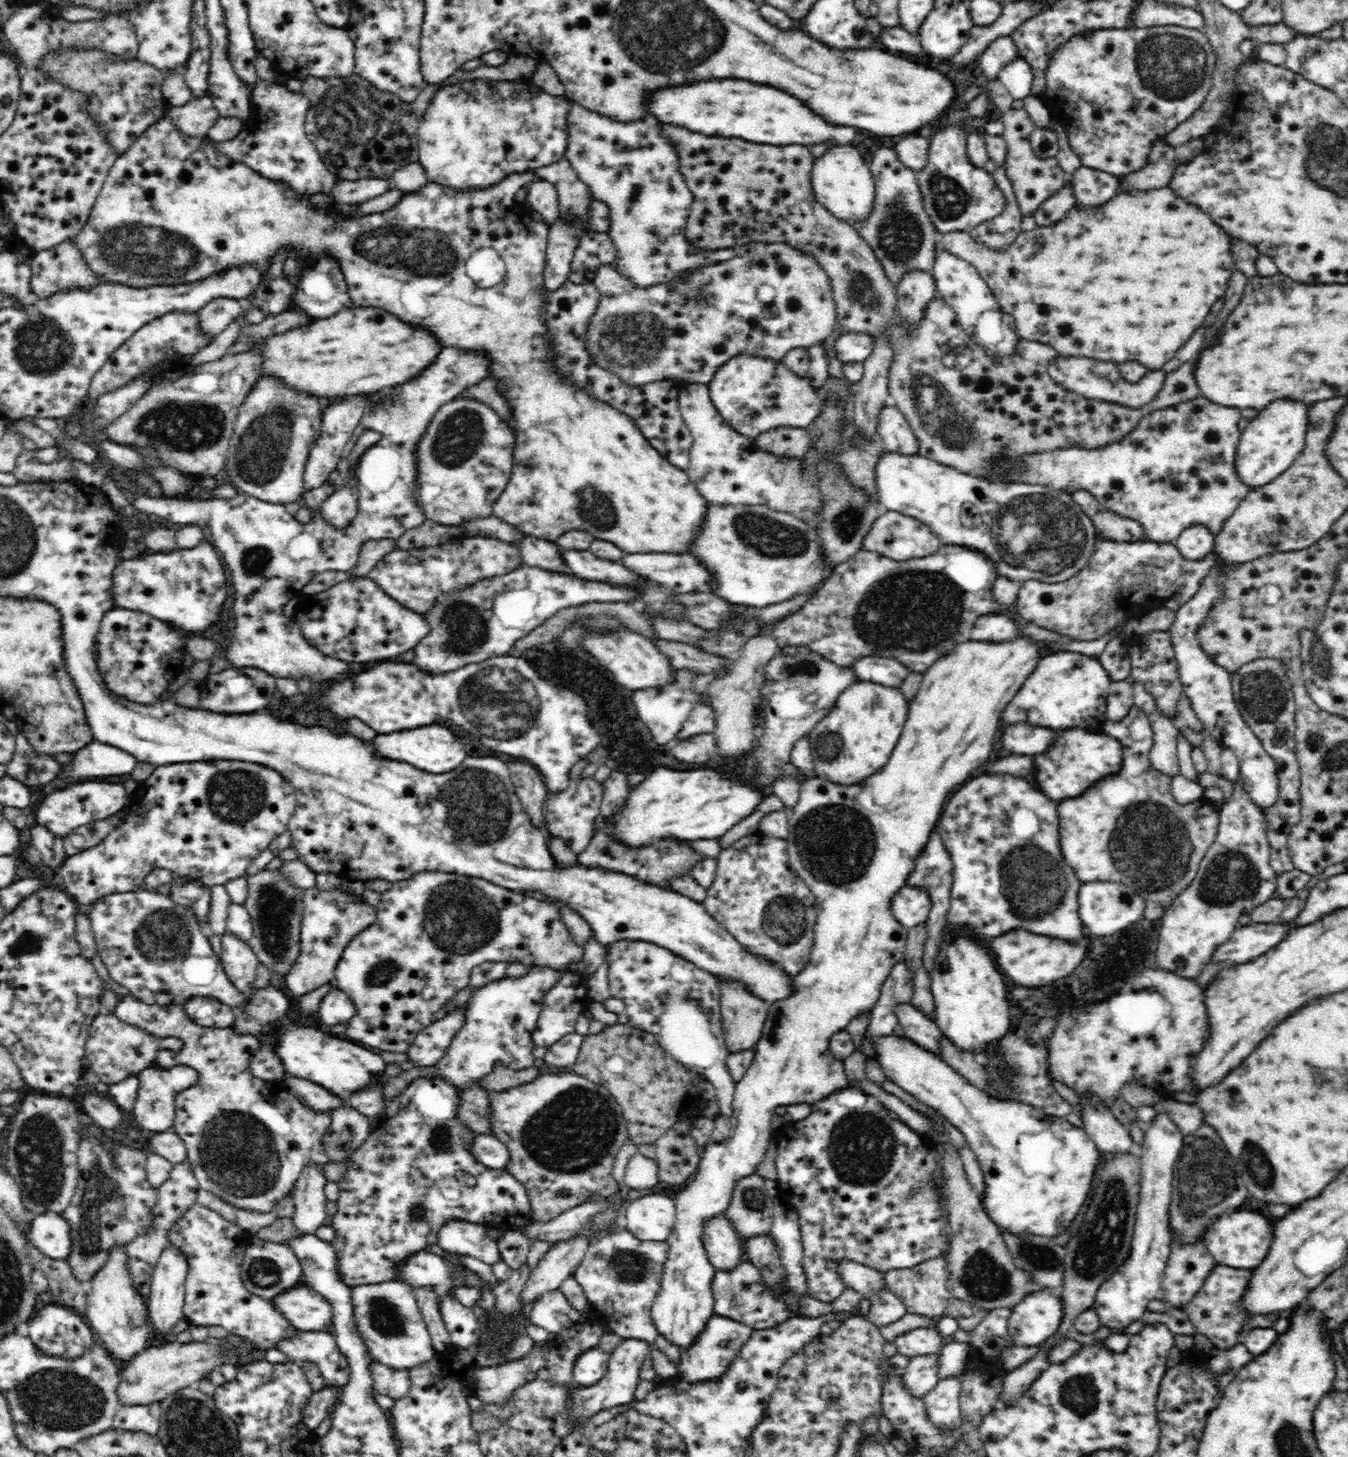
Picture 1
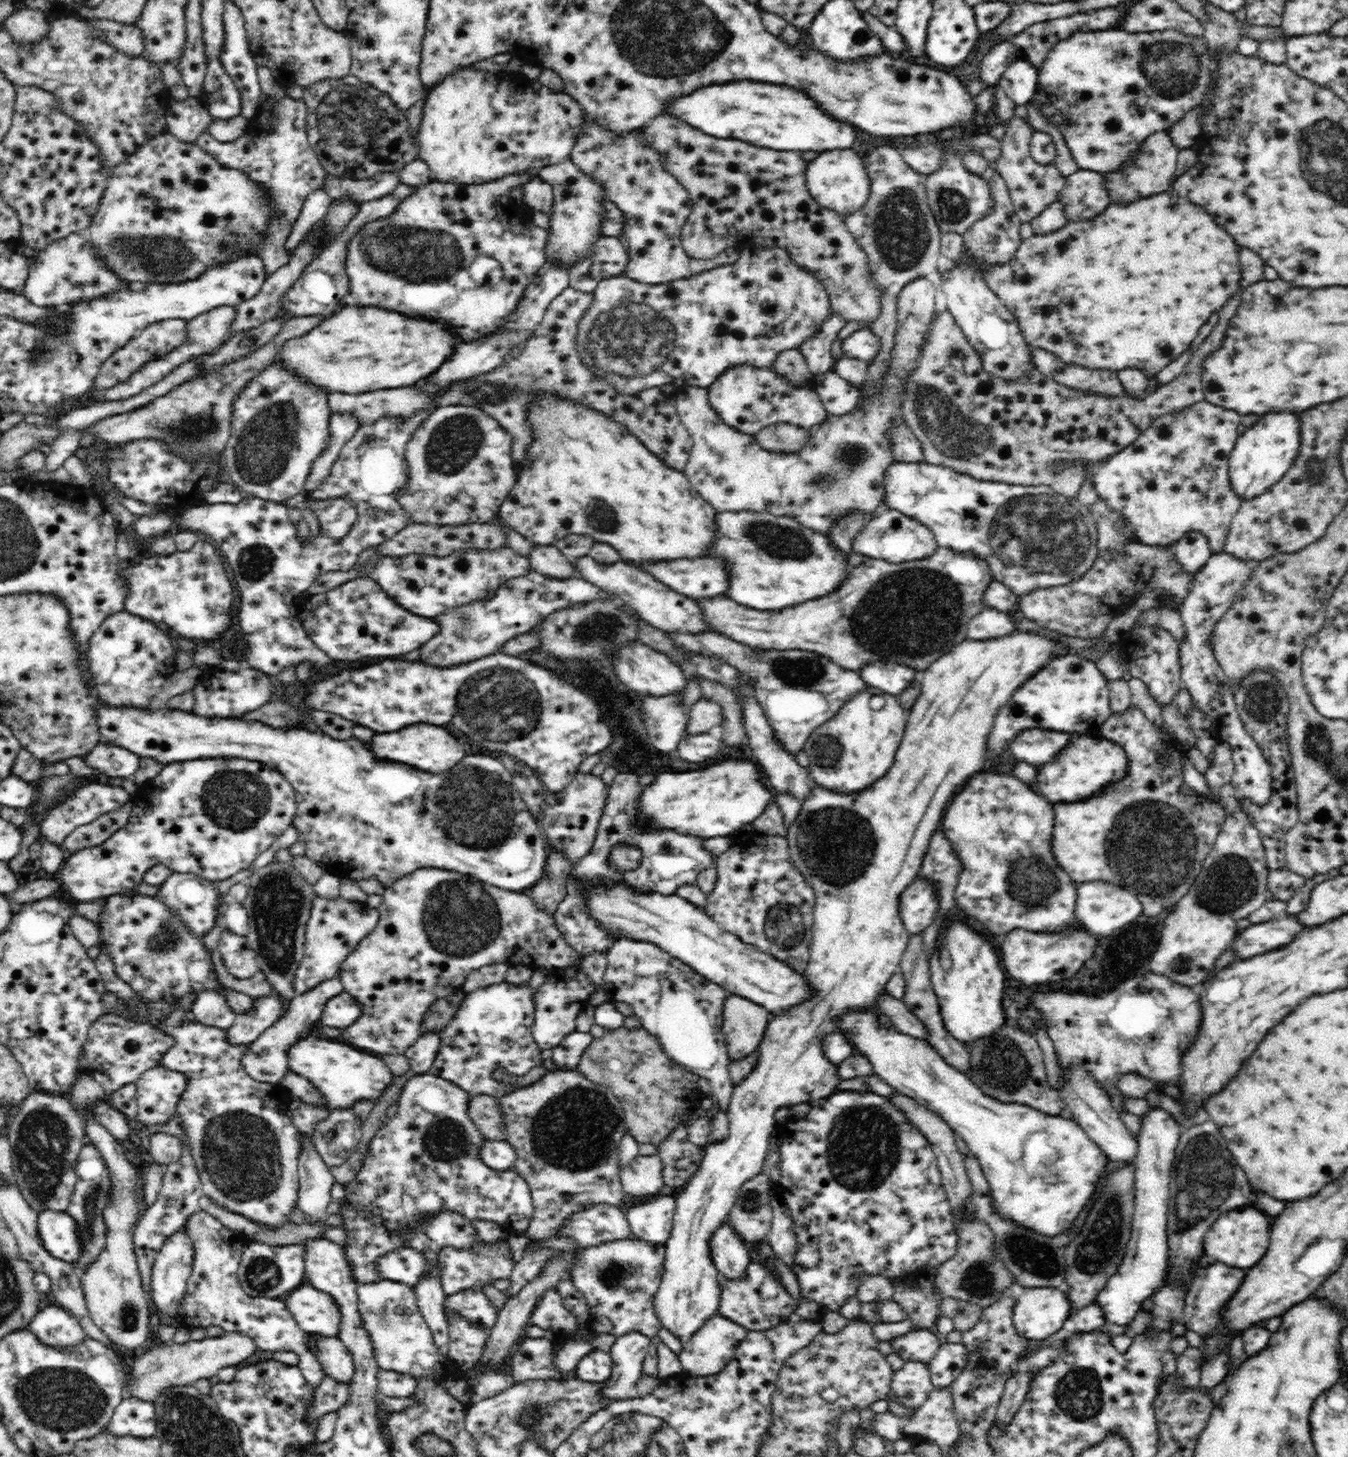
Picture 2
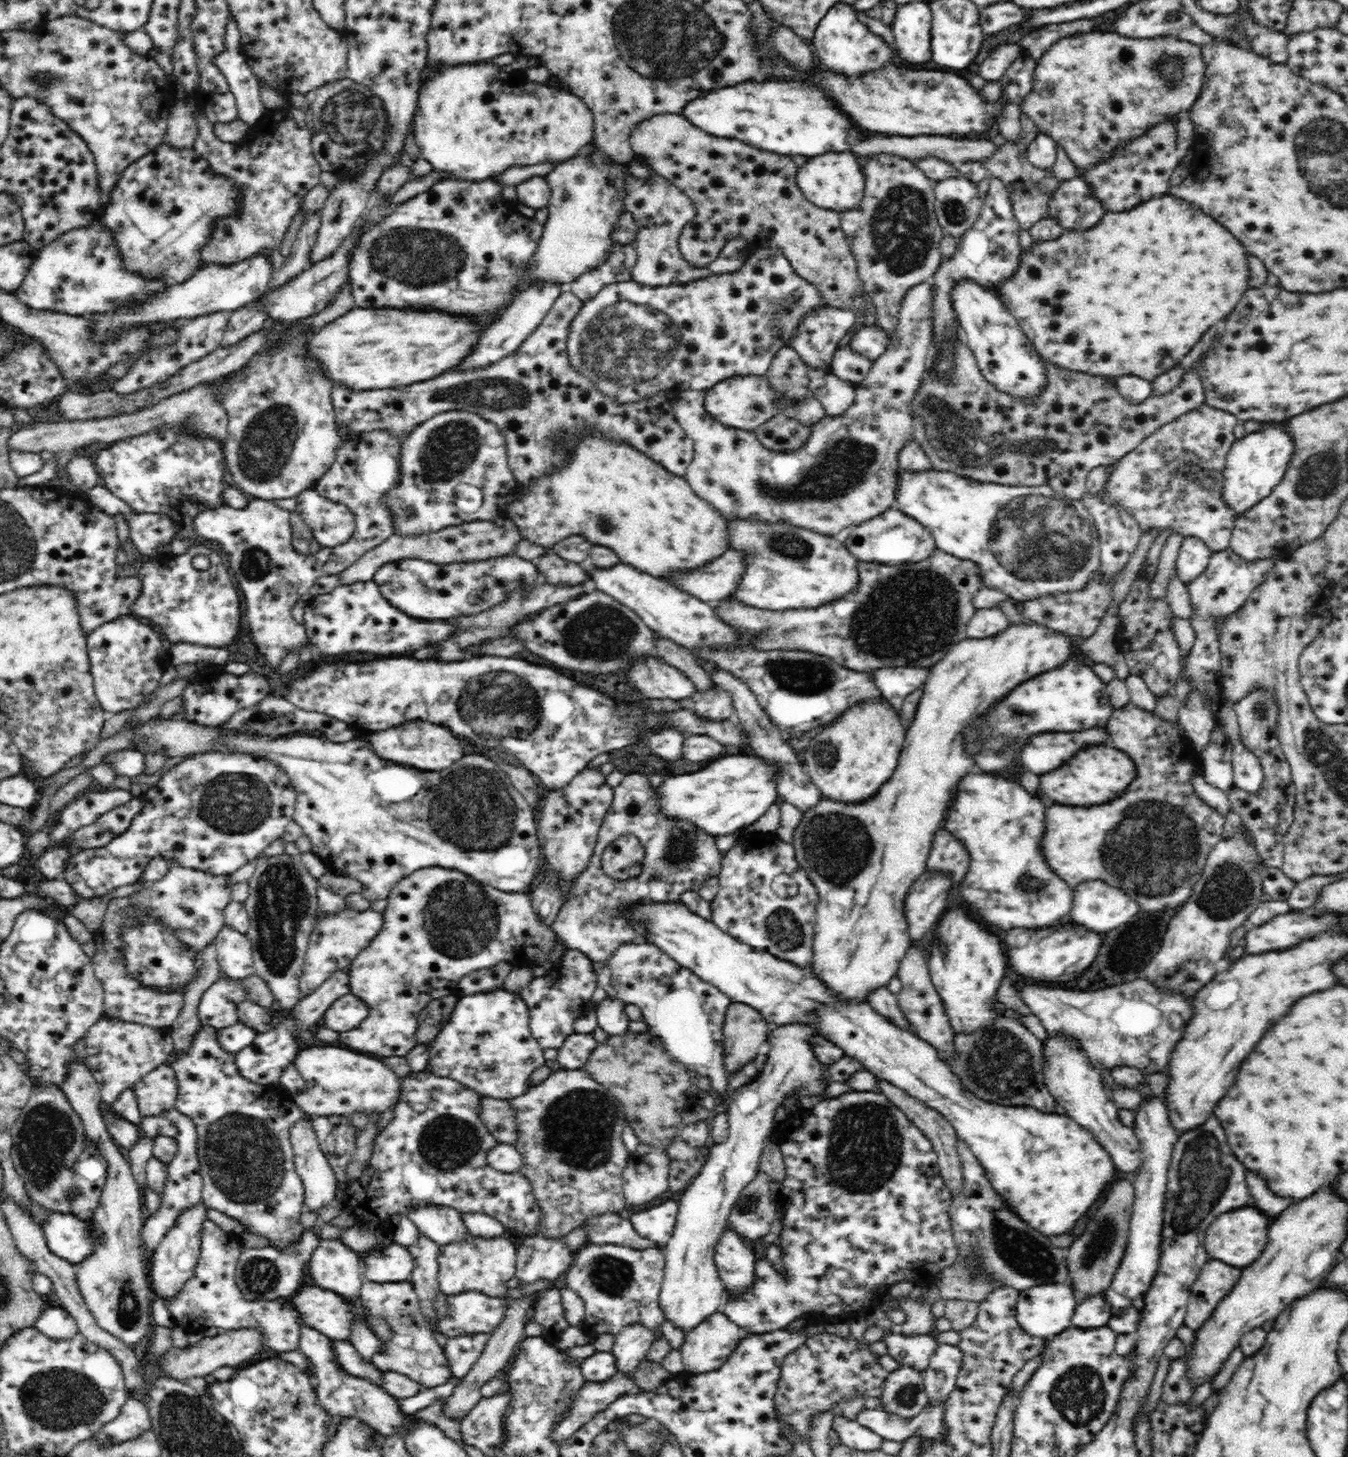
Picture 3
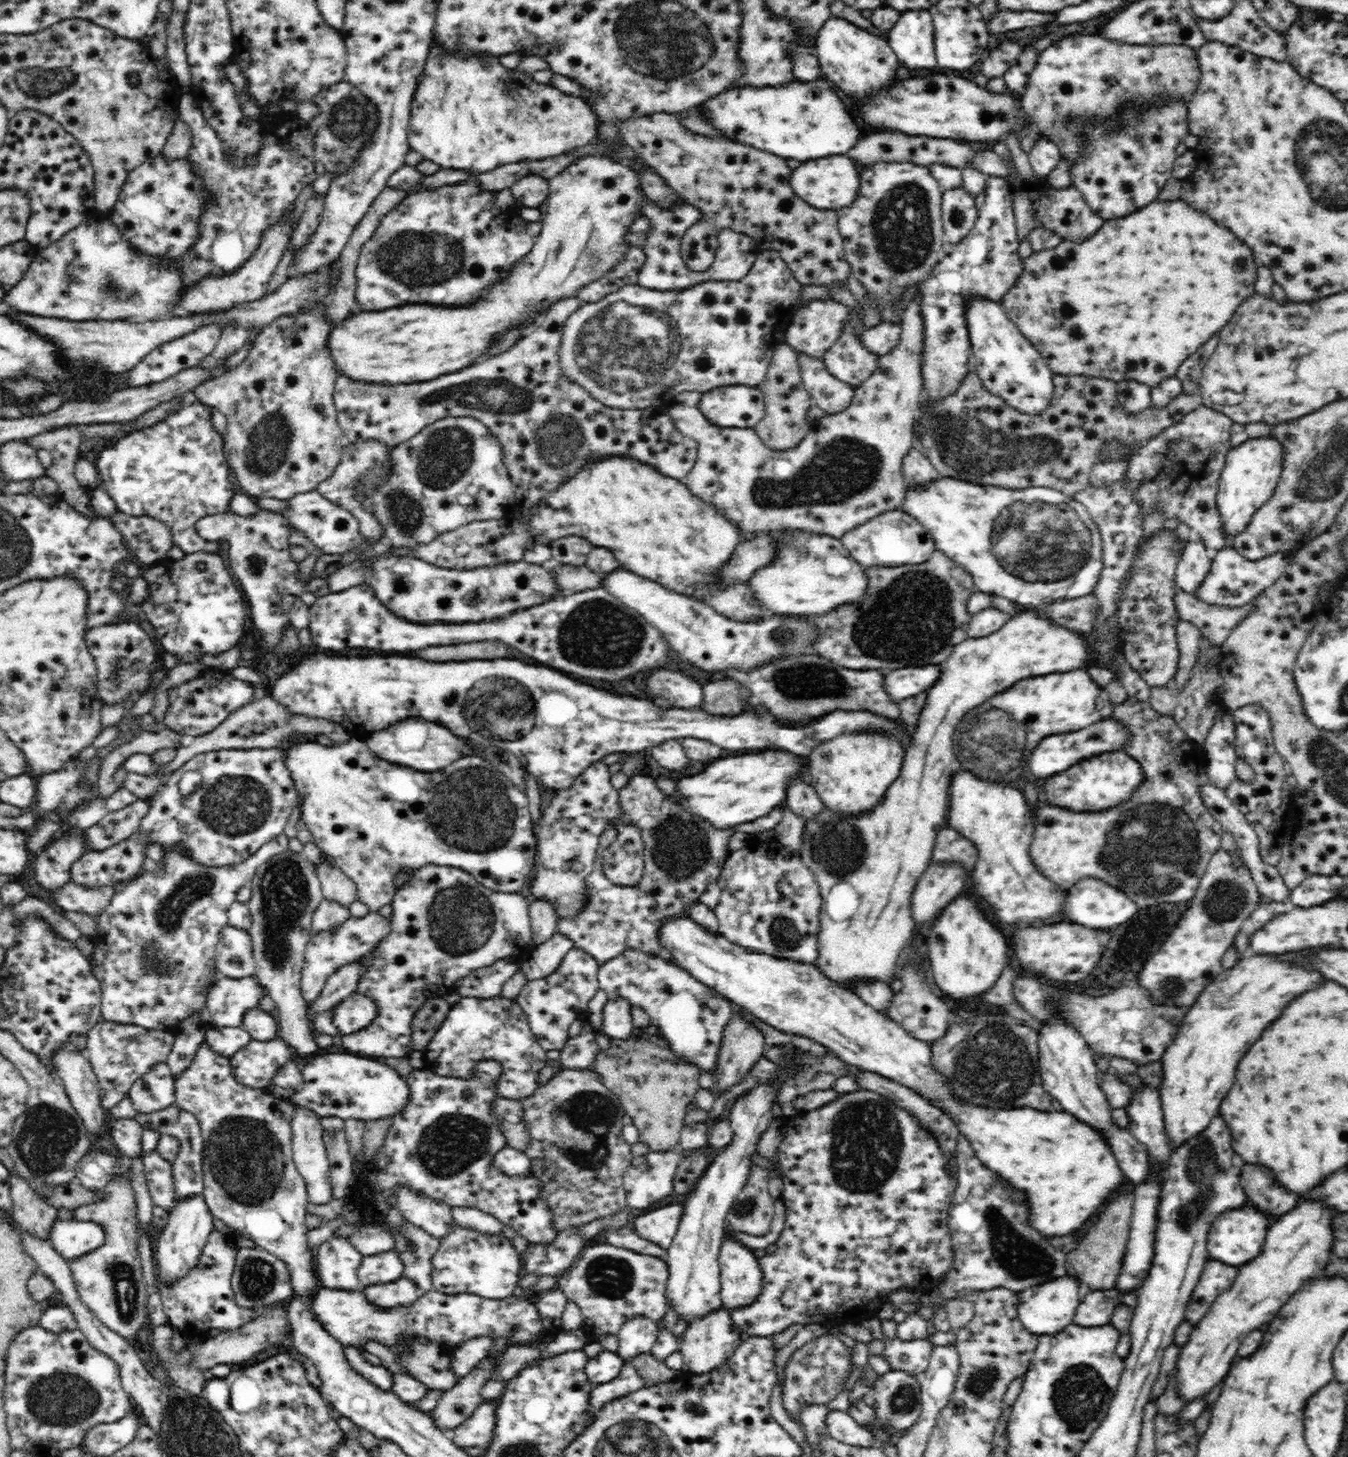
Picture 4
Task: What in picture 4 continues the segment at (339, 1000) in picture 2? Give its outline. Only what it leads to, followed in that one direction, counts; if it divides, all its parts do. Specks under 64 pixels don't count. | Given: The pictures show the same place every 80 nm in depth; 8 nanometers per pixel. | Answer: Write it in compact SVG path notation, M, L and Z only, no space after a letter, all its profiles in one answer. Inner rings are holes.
M356 992L333 1008L333 1021L340 1035L347 1035L368 1026L376 1013L375 1002Z

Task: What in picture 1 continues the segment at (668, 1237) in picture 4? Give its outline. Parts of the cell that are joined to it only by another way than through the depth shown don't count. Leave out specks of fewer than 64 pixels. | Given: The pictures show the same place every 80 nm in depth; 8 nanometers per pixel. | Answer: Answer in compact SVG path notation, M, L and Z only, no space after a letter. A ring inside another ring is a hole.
M651 1194L624 1206L624 1227L643 1241L664 1242L675 1222L675 1199Z

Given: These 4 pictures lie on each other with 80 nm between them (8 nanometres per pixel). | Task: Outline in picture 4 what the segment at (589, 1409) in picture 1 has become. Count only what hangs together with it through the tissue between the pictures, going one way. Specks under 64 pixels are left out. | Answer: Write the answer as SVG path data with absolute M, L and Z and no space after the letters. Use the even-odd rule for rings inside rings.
M647 1317L630 1318L630 1321L627 1321L617 1333L617 1337L619 1338L617 1353L619 1357L623 1358L624 1364L627 1364L627 1362L625 1362L626 1358L630 1360L632 1356L638 1356L638 1354L644 1354L644 1352L651 1352L661 1327L662 1323L651 1321L651 1319Z

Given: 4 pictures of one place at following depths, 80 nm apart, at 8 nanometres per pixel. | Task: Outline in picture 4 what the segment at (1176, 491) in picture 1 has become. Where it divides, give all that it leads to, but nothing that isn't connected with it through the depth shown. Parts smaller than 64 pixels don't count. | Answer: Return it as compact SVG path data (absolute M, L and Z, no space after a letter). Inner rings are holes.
M1201 404L1186 414L1185 418L1182 418L1182 422L1167 427L1162 433L1139 446L1137 451L1128 458L1127 470L1124 473L1128 480L1132 480L1132 484L1140 486L1135 500L1137 504L1142 502L1144 514L1148 514L1148 502L1150 502L1150 508L1152 508L1152 504L1160 504L1168 518L1176 516L1179 522L1188 524L1192 530L1196 530L1204 538L1203 543L1207 548L1216 548L1216 552L1229 546L1229 542L1224 537L1224 531L1222 531L1220 513L1218 513L1215 500L1222 466L1225 464L1226 453L1230 450L1232 424L1233 421L1228 416Z

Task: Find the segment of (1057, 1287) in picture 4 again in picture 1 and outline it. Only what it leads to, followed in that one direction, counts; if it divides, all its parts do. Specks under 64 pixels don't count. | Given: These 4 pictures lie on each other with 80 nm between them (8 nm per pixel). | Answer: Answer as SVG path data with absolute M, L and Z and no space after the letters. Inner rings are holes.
M1038 1291L1011 1309L1007 1334L1015 1346L1038 1346L1050 1341L1062 1324L1060 1295Z

